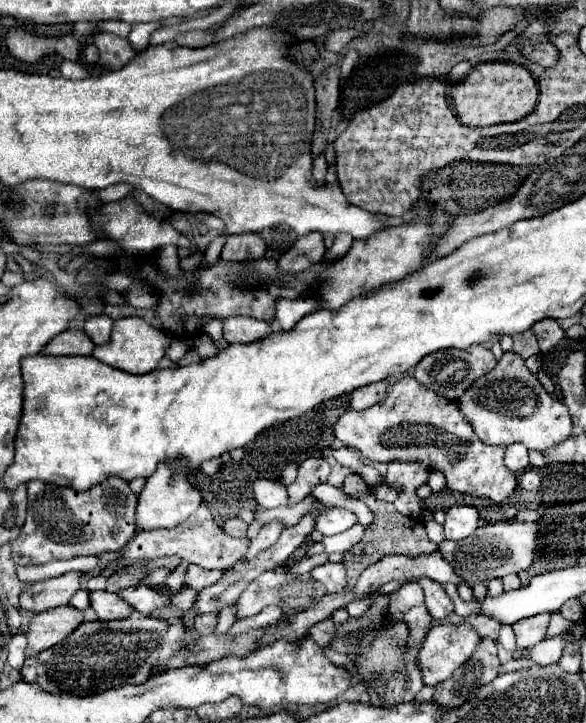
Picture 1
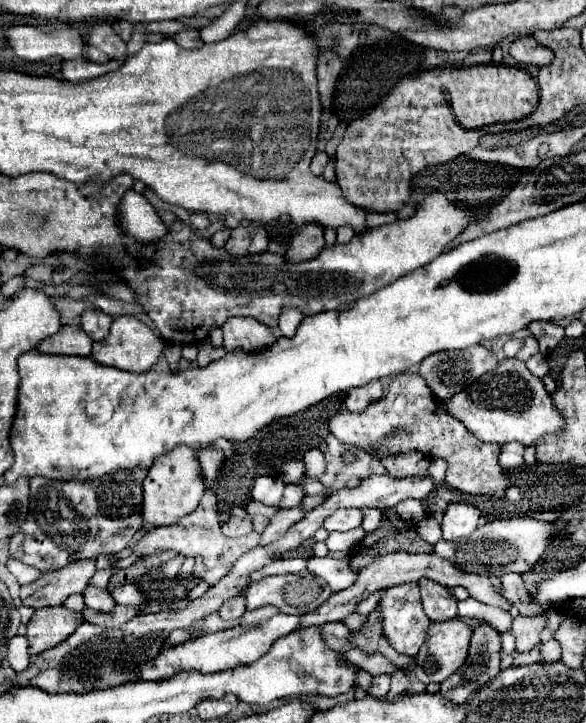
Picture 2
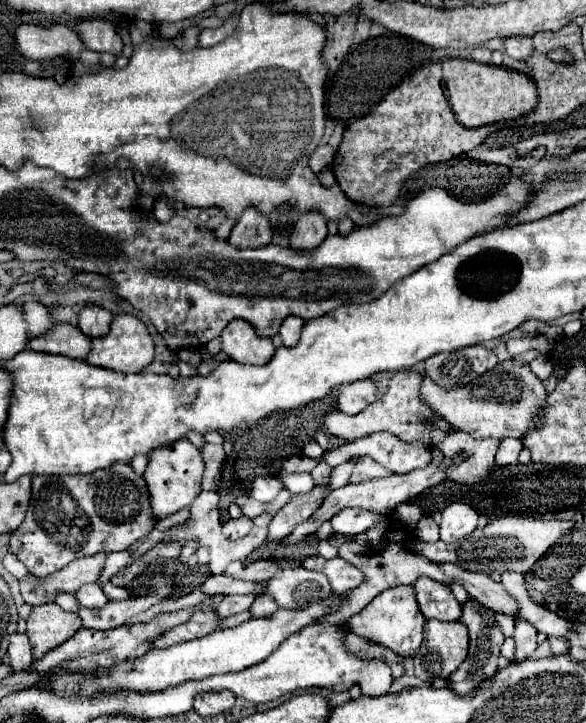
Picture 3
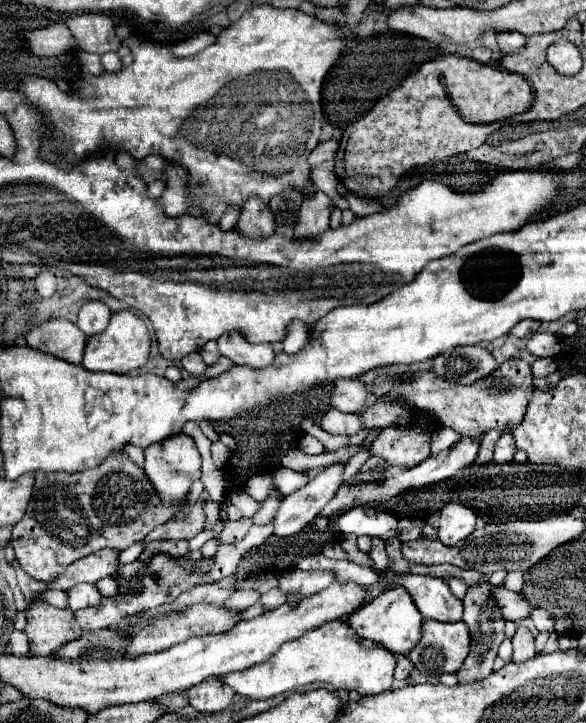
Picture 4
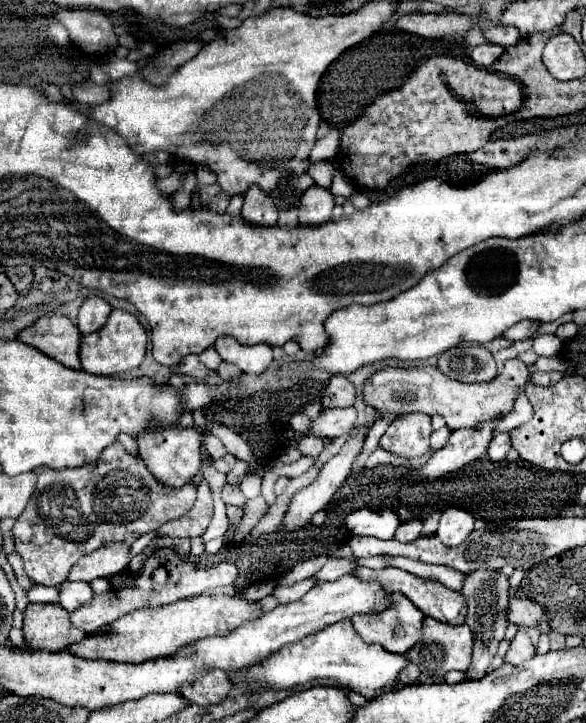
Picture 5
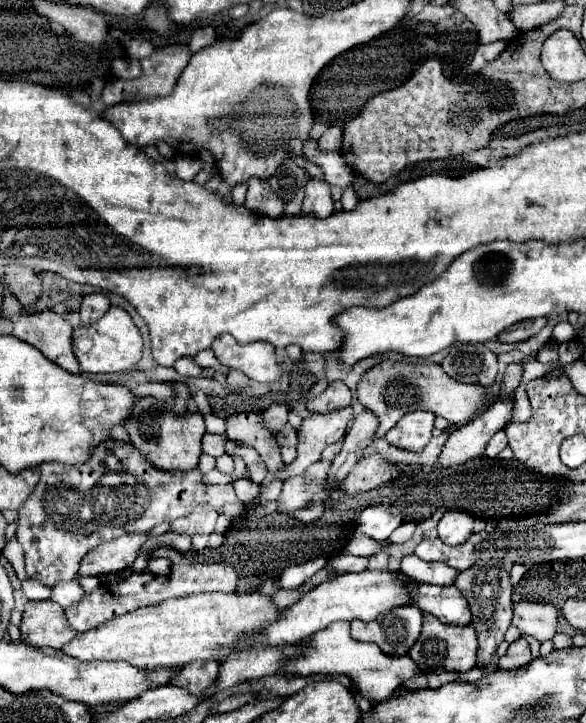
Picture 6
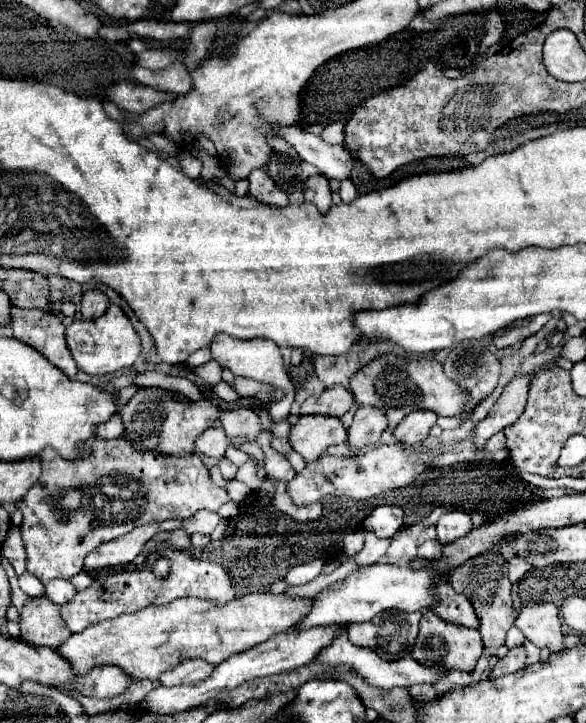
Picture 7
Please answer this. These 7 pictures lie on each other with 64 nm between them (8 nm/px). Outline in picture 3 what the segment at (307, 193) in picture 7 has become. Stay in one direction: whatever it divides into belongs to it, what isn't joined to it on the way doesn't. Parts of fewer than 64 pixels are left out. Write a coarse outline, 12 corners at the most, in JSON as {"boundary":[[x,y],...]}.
{"boundary":[[300,216],[290,250],[310,252],[326,238],[324,216]]}

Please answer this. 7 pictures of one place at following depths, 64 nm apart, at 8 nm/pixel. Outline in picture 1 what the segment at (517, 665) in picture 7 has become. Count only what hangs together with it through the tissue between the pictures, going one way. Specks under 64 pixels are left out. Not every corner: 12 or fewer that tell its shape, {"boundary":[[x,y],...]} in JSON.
{"boundary":[[550,614],[514,624],[520,648],[532,648],[548,630]]}

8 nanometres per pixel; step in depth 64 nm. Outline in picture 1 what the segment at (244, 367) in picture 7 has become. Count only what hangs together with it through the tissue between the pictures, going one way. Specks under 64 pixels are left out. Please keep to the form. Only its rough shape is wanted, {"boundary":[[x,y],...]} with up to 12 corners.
{"boundary":[[250,316],[224,320],[228,344],[266,338],[268,322]]}

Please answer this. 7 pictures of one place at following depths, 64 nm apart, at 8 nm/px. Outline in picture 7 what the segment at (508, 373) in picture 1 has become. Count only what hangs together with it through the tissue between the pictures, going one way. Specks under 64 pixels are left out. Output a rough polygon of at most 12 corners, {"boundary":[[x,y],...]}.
{"boundary":[[384,354],[350,382],[388,430],[410,412],[466,412],[468,392],[434,358]]}

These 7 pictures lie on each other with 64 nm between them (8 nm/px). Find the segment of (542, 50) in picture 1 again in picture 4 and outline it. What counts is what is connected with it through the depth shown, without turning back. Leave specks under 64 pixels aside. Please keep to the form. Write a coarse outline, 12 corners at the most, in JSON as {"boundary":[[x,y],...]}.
{"boundary":[[520,32],[498,34],[498,46],[504,54],[518,54],[526,46]]}

